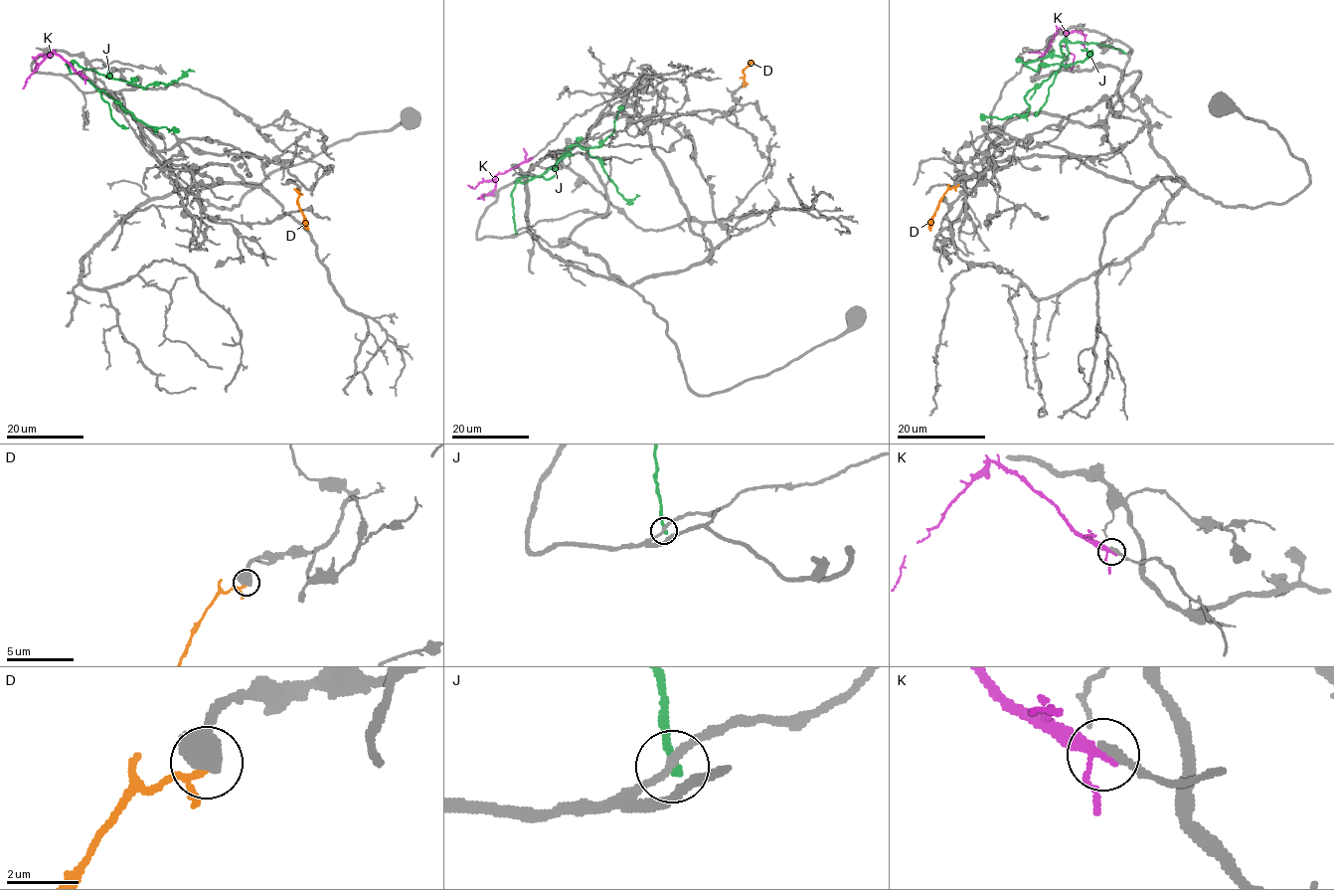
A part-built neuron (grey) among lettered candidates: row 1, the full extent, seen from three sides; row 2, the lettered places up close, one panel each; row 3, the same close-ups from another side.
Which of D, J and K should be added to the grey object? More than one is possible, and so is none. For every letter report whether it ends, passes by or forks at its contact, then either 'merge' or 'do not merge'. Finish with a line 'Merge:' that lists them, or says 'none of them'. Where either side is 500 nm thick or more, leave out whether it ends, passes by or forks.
D: do not merge
J: it ends | do not merge
K: it passes by | do not merge
Merge: none of them

